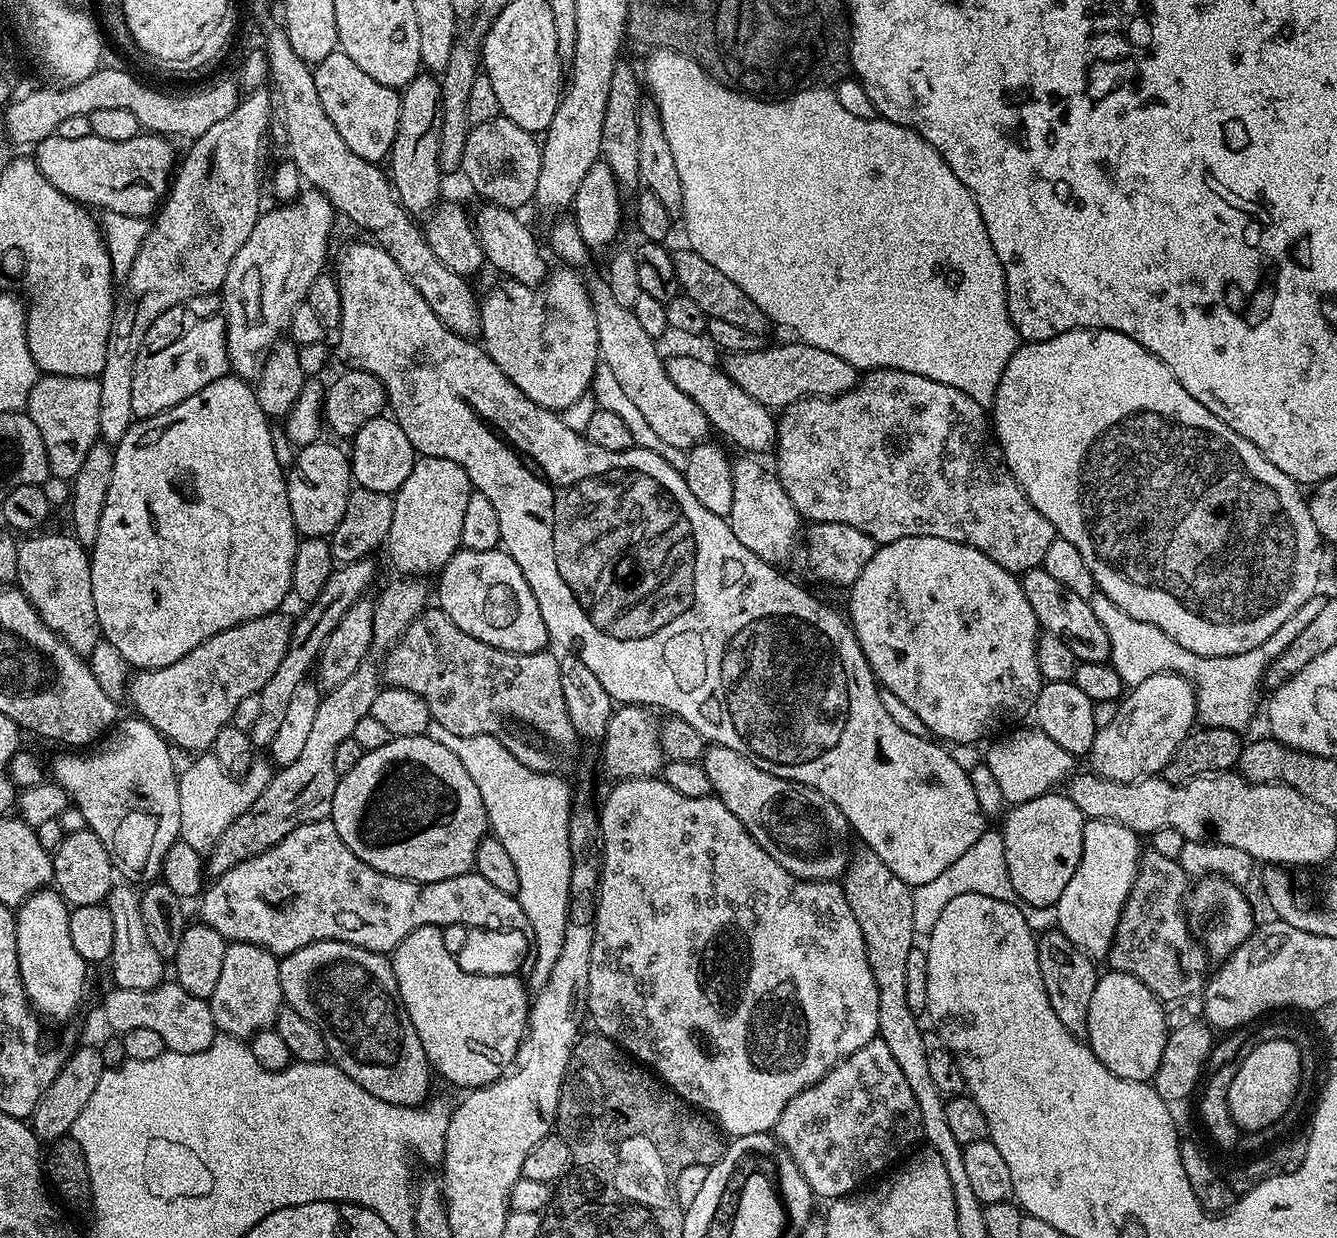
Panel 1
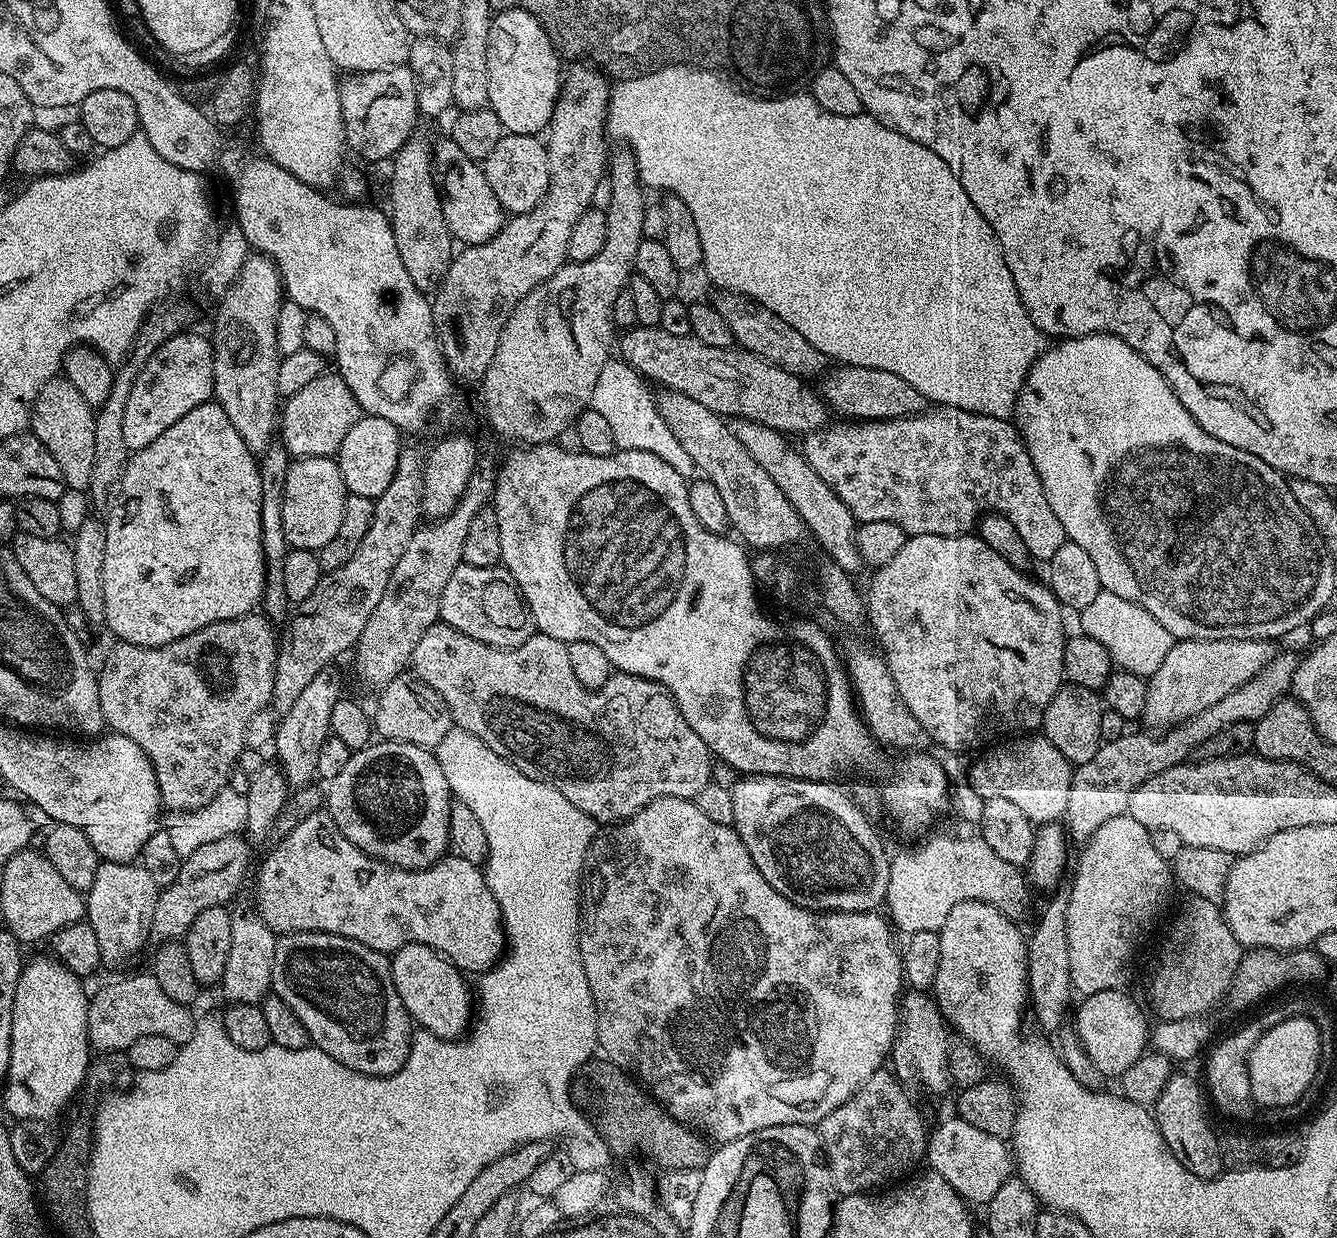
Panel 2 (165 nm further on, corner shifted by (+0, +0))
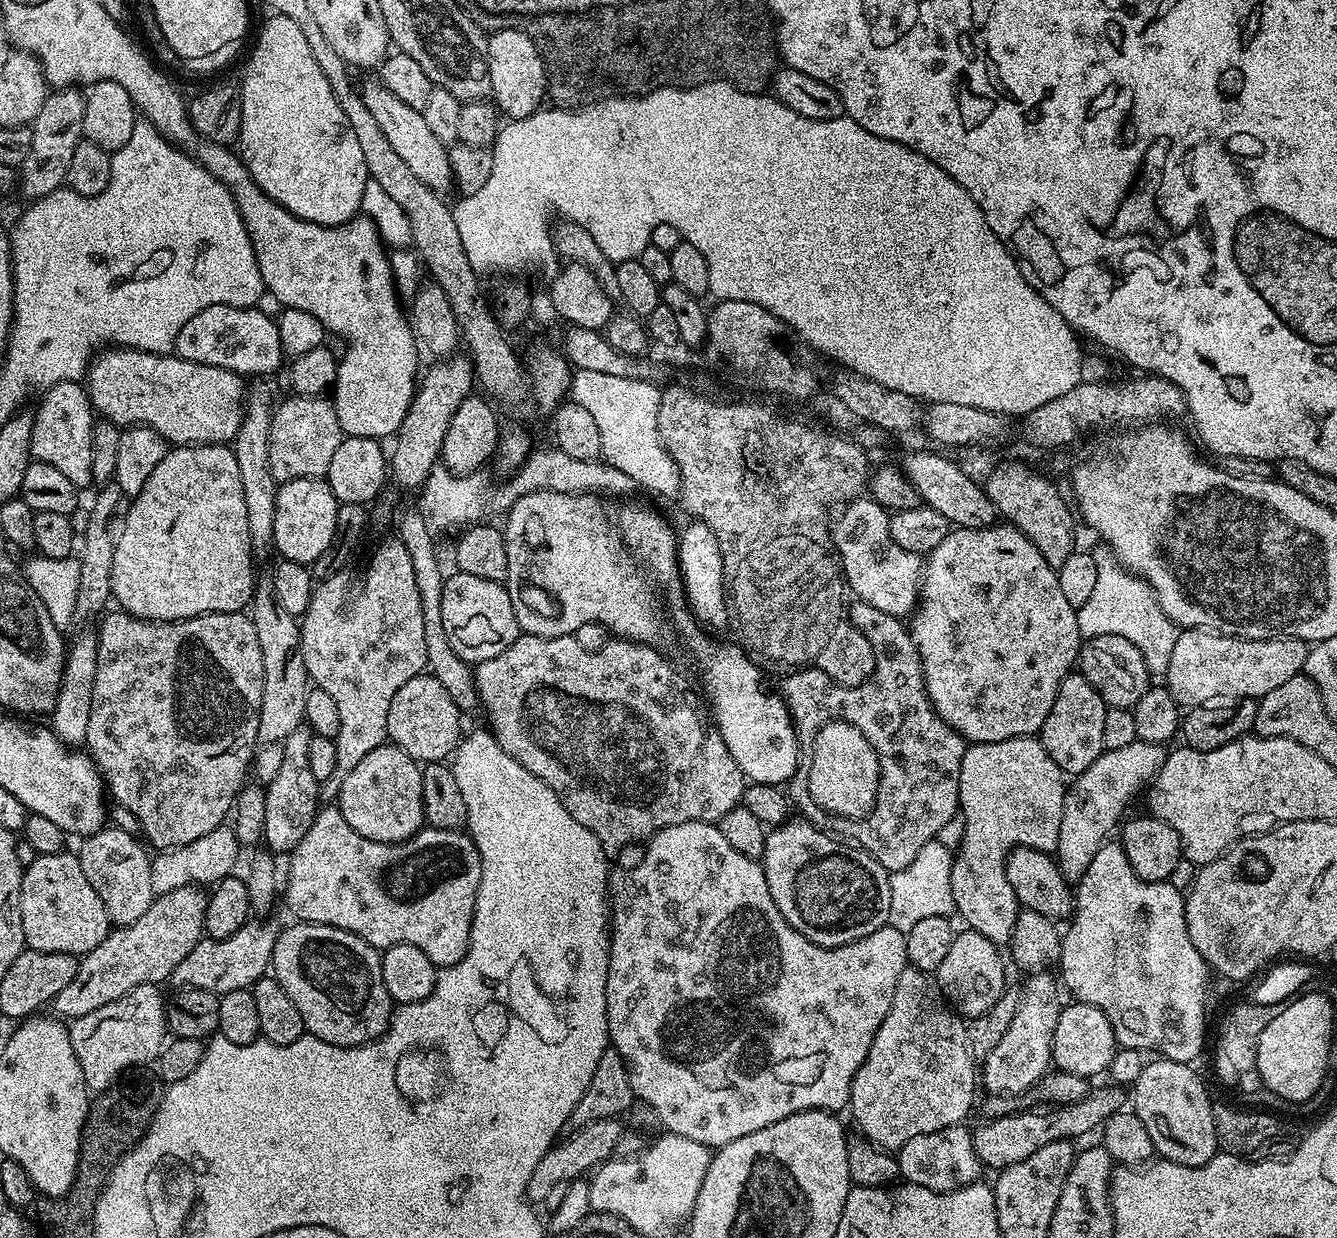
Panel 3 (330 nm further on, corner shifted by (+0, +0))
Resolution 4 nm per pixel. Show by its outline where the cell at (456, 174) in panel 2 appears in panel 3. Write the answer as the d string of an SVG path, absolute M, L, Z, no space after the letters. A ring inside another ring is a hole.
M376 78L366 81L364 88L362 84L359 94L366 102L366 107L370 110L372 117L377 120L382 134L386 134L390 146L394 146L394 151L406 161L406 166L410 166L410 171L432 191L447 193L447 188L453 187L450 158L448 157L449 145L442 143L431 132L423 112L414 110L414 106L406 106L406 102L402 102L402 98L398 98L390 89L385 88L383 83Z

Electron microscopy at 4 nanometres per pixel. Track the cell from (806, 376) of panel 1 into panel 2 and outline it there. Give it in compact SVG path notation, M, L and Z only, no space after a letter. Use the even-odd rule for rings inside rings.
M842 364L833 369L833 372L823 373L818 392L833 413L841 412L844 415L841 417L851 418L856 422L893 420L903 416L917 416L919 412L925 411L924 396L918 394L918 390L910 386L910 382L898 378L898 374L890 374L890 370L874 370L849 364Z

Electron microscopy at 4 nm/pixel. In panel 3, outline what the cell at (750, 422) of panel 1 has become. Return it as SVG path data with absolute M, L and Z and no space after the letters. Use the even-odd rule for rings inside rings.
M861 494L843 505L840 517L831 521L832 545L840 555L842 575L857 601L878 606L886 614L897 618L911 617L916 595L920 592L922 560L917 553L902 550L890 538L889 509L876 500Z

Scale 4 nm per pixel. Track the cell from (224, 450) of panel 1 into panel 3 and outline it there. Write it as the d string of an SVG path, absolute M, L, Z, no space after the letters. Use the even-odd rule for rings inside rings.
M186 444L173 447L158 462L154 474L142 486L137 496L131 497L126 508L126 530L122 530L122 538L118 538L118 546L114 550L114 570L112 571L112 594L123 611L129 612L140 620L185 620L201 616L207 612L244 612L251 605L254 591L254 575L252 576L252 543L250 530L246 522L246 498L242 498L242 477L238 475L238 458L234 458L228 444Z

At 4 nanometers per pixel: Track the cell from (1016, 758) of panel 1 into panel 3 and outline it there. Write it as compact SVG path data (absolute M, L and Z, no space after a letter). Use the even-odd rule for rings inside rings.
M1019 736L1018 738L1010 738L1002 742L986 742L985 744L969 743L962 754L962 770L958 770L958 794L960 795L960 811L959 815L964 816L964 833L960 836L960 852L958 851L952 858L952 873L950 874L950 886L954 894L954 902L956 903L956 912L965 920L967 927L990 938L990 942L994 942L997 946L1004 946L1011 941L1014 934L1014 926L1016 920L1020 917L1022 907L1016 901L1014 890L1010 886L1010 882L1006 878L1006 862L1004 861L1008 853L1014 848L1033 848L1034 850L1042 850L1049 854L1055 853L1058 846L1058 826L1062 826L1062 806L1064 805L1064 794L1066 791L1066 773L1060 769L1058 762L1054 762L1054 758L1050 758L1050 754L1046 754L1046 750L1040 745L1036 736Z

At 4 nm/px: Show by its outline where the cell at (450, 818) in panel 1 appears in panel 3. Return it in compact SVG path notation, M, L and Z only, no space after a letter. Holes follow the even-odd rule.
M391 742L370 750L340 787L338 807L342 818L362 838L370 838L383 844L403 844L425 827L424 802L422 800L421 765L412 760Z

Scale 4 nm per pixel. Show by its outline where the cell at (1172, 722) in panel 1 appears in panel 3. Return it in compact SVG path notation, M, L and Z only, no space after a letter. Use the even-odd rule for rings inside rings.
M1190 628L1181 631L1176 637L1174 654L1170 654L1170 666L1166 673L1166 687L1172 692L1177 704L1185 709L1198 708L1202 704L1211 704L1221 698L1259 698L1282 686L1282 682L1301 675L1304 672L1308 649L1309 645L1305 641L1295 638L1245 640L1239 636L1222 636L1218 632Z

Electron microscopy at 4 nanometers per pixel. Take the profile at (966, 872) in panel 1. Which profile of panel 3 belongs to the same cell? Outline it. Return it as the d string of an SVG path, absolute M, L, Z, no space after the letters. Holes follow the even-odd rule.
M939 839L928 840L922 850L918 850L918 858L906 866L906 870L898 870L889 875L890 882L890 917L893 925L907 930L914 926L914 922L922 922L922 918L931 916L951 917L956 912L954 894L950 886L952 873L953 849L940 844Z

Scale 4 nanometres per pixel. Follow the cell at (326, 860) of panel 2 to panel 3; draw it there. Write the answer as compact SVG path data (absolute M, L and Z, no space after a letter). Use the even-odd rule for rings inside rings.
M324 806L317 811L310 830L306 830L306 838L302 838L302 842L298 842L298 846L290 853L287 860L288 885L285 888L283 885L282 900L288 903L288 908L296 915L293 917L297 921L306 924L325 924L326 926L334 926L338 930L352 932L377 950L383 950L395 944L418 946L418 950L422 950L422 954L426 954L426 958L430 958L430 962L435 964L437 969L454 966L458 962L462 962L462 958L468 953L470 930L476 909L476 895L480 889L480 879L482 878L482 862L476 844L467 831L444 830L425 826L419 832L414 833L410 840L404 841L403 844L383 844L382 842L374 842L370 838L362 838L362 834L355 832L350 826L350 822L346 822L346 818L342 818L339 807Z

